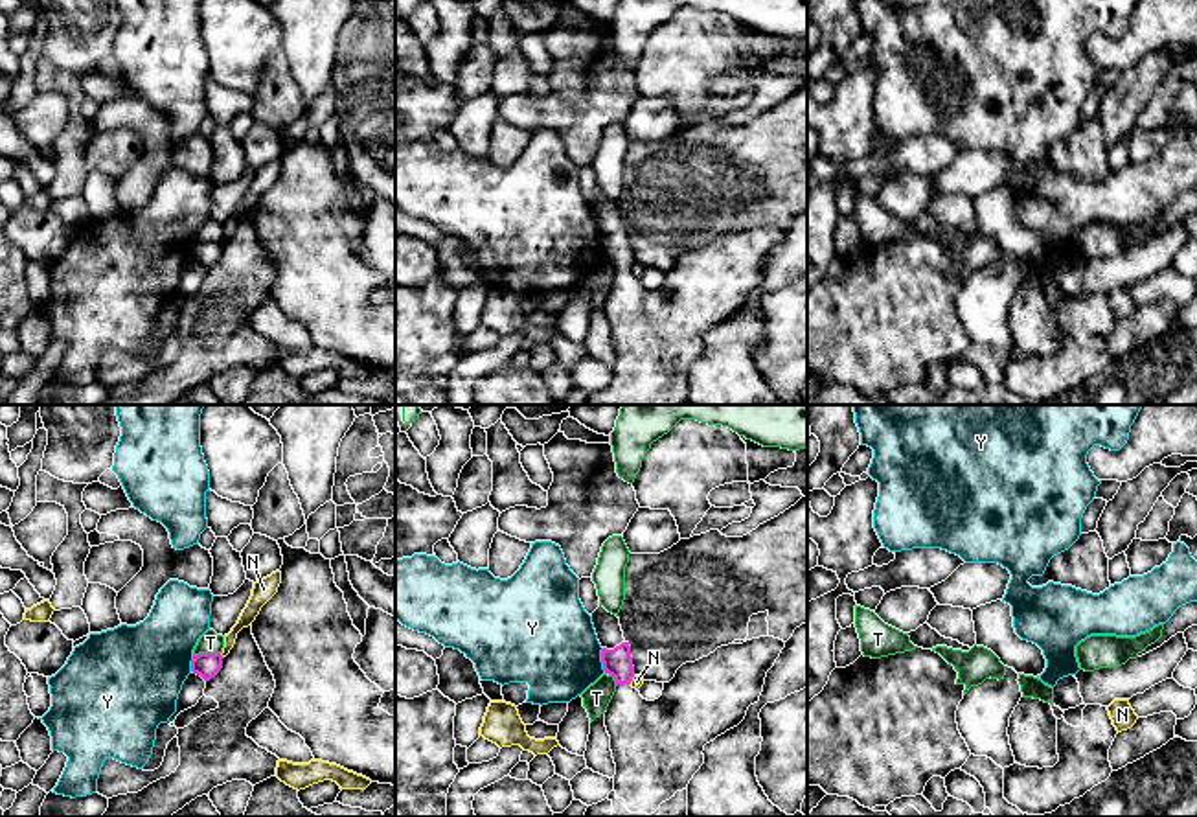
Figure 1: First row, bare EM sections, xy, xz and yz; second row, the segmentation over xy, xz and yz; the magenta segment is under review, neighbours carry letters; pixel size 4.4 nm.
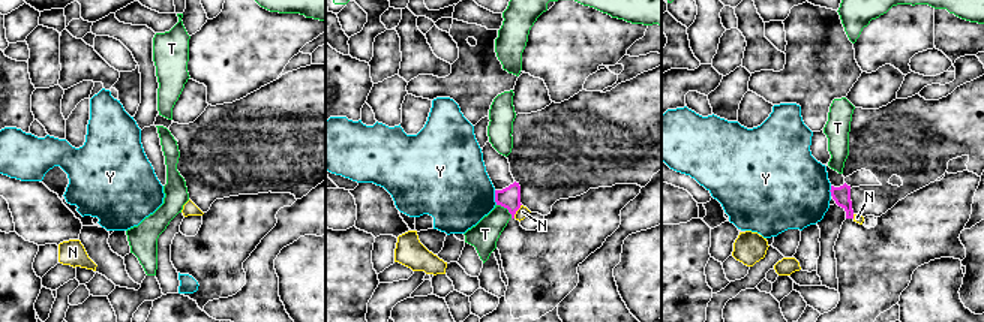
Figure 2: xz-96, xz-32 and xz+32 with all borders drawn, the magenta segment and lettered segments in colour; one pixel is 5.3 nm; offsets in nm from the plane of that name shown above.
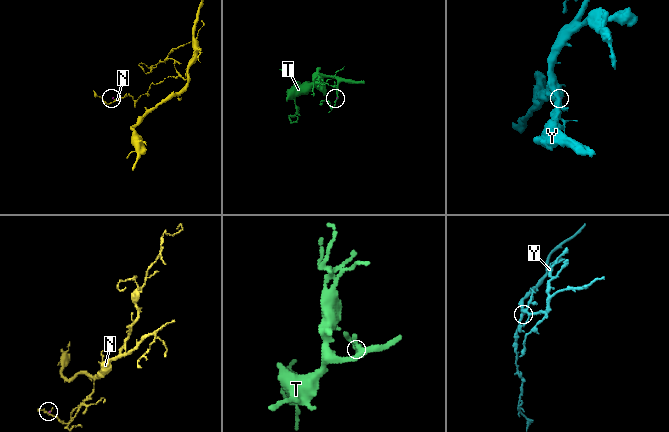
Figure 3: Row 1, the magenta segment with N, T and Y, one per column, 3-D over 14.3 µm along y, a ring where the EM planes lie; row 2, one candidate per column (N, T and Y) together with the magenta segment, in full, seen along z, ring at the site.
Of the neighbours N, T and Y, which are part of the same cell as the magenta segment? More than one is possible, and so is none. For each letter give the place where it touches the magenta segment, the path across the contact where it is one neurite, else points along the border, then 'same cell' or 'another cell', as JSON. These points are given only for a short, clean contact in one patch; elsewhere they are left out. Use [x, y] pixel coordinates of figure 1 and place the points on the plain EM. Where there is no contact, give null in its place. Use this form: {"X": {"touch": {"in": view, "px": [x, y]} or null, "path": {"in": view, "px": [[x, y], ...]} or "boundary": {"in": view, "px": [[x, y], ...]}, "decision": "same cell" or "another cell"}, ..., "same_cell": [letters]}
{"N": {"touch": {"in": "xy", "px": [221, 243]}, "boundary": {"in": "xy", "px": [[219, 241], [223, 245]]}, "decision": "another cell"}, "T": {"touch": {"in": "xy", "px": [206, 241]}, "boundary": {"in": "xy", "px": [[219, 240], [199, 240], [193, 243]]}, "decision": "another cell"}, "Y": {"touch": {"in": "xz", "px": [602, 249]}, "boundary": {"in": "xz", "px": [[602, 236], [602, 256], [605, 260]]}, "decision": "another cell"}, "same_cell": []}

